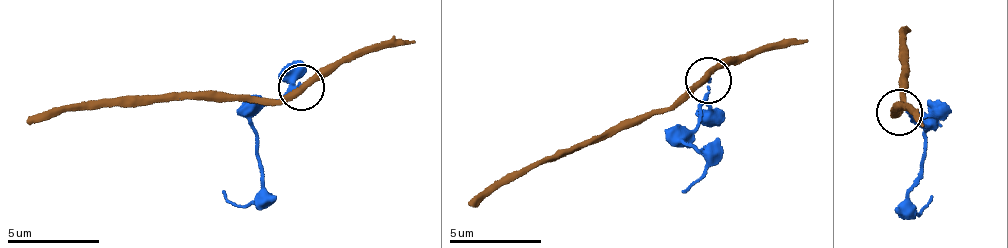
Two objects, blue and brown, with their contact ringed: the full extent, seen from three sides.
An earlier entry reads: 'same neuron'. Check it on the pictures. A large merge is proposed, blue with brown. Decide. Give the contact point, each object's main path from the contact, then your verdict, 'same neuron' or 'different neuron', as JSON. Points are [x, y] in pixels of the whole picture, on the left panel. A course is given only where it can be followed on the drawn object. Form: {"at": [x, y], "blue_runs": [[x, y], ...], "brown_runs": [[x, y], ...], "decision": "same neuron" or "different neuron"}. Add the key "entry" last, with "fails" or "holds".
{"at": [301, 87], "blue_runs": [[300, 86], [268, 103], [250, 121], [255, 158], [263, 176], [263, 192], [241, 205], [223, 191]], "brown_runs": [[300, 86], [276, 98], [75, 107], [26, 121]], "decision": "different neuron", "entry": "fails"}

